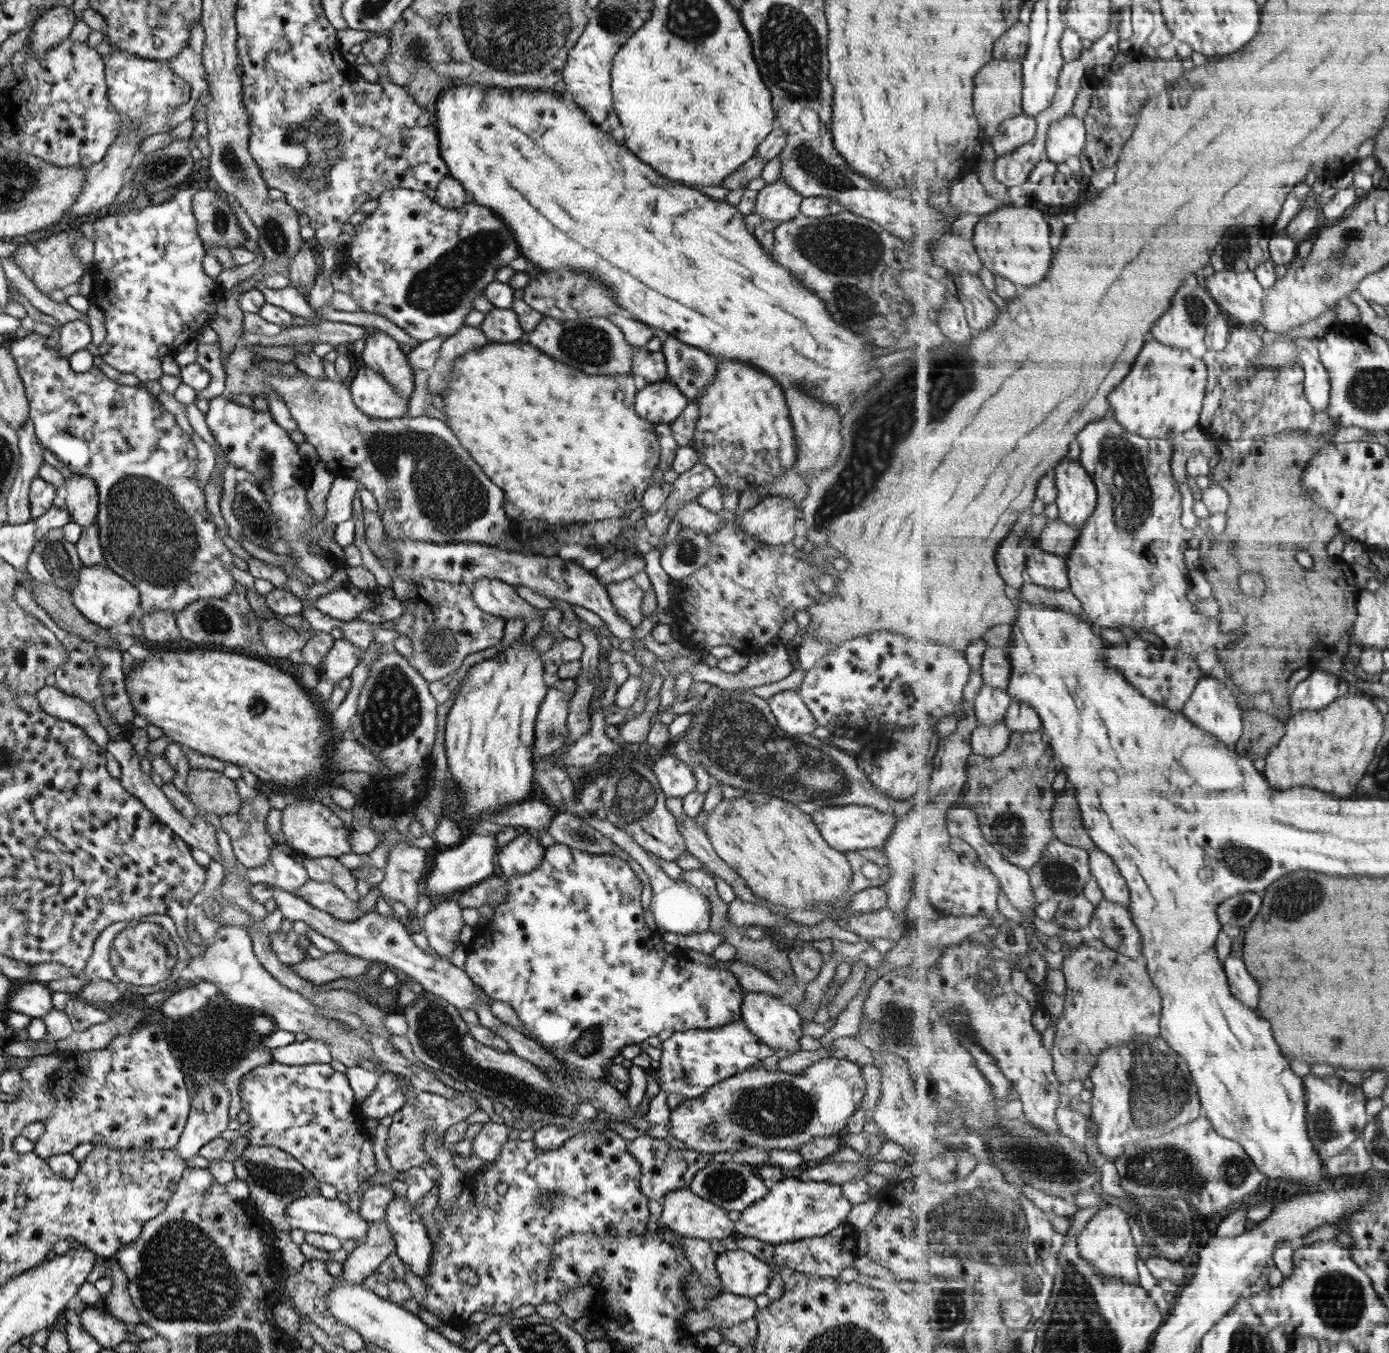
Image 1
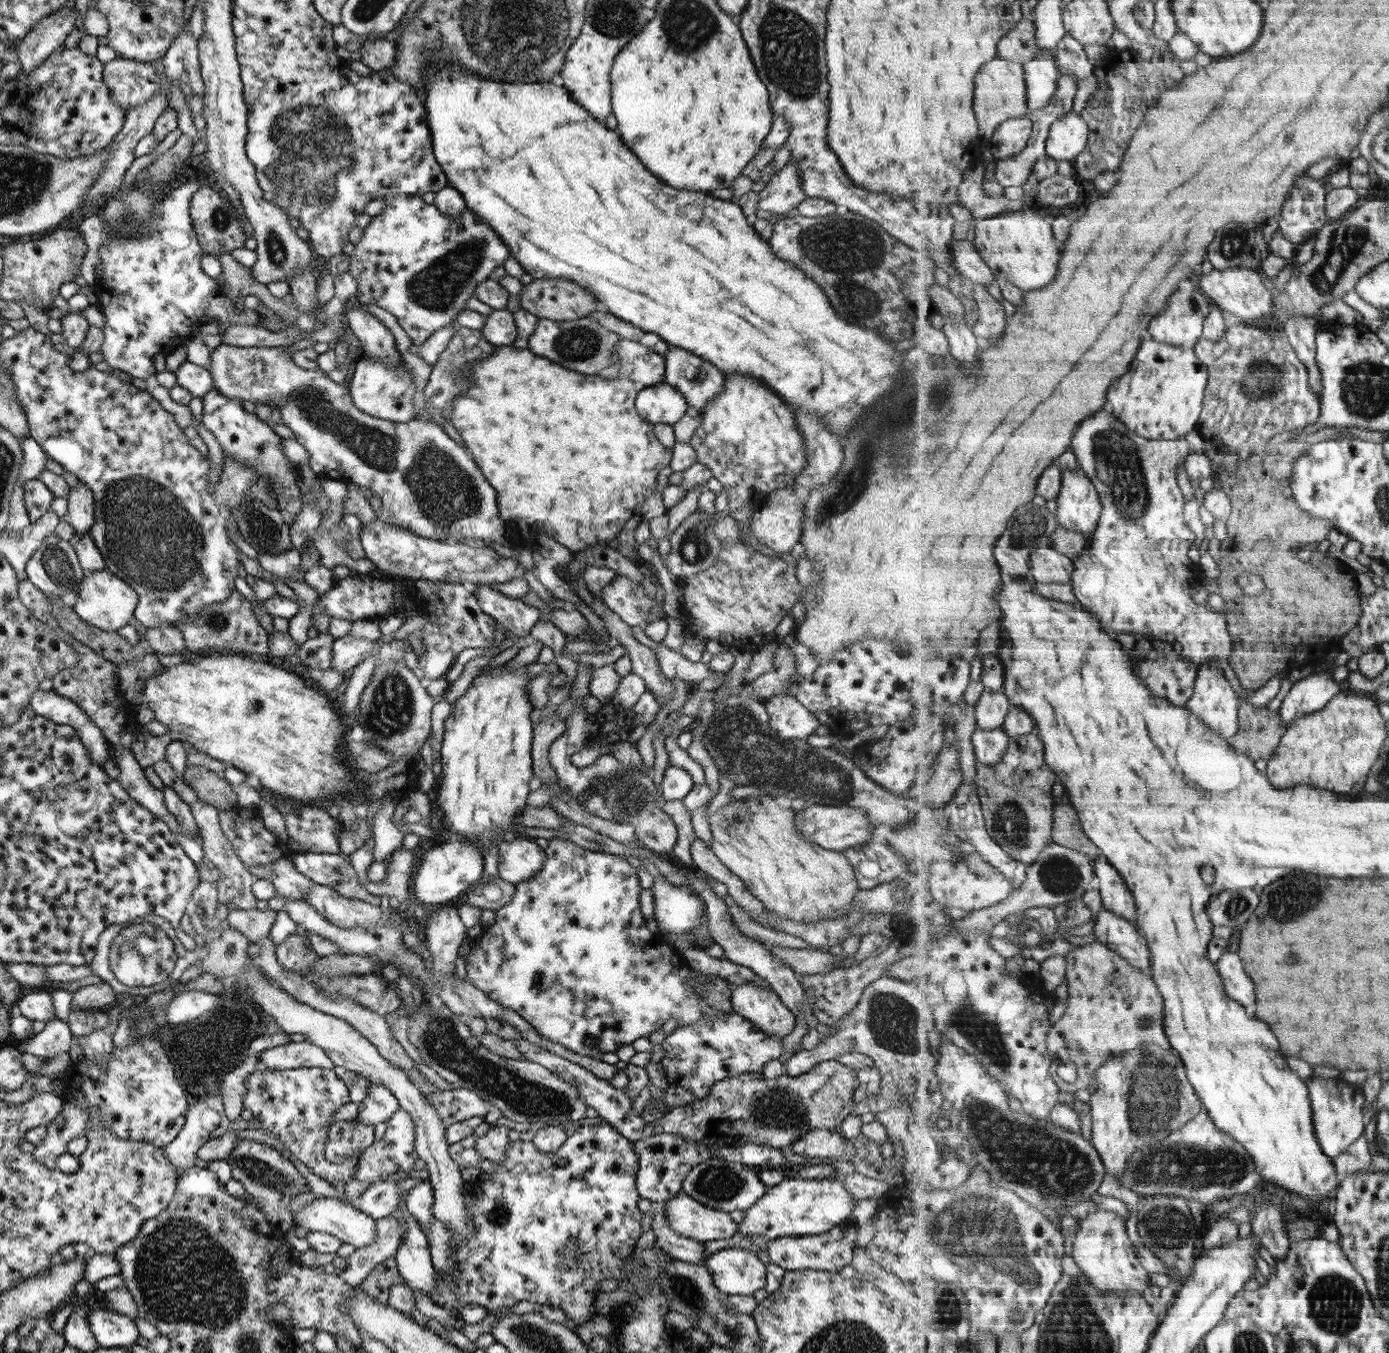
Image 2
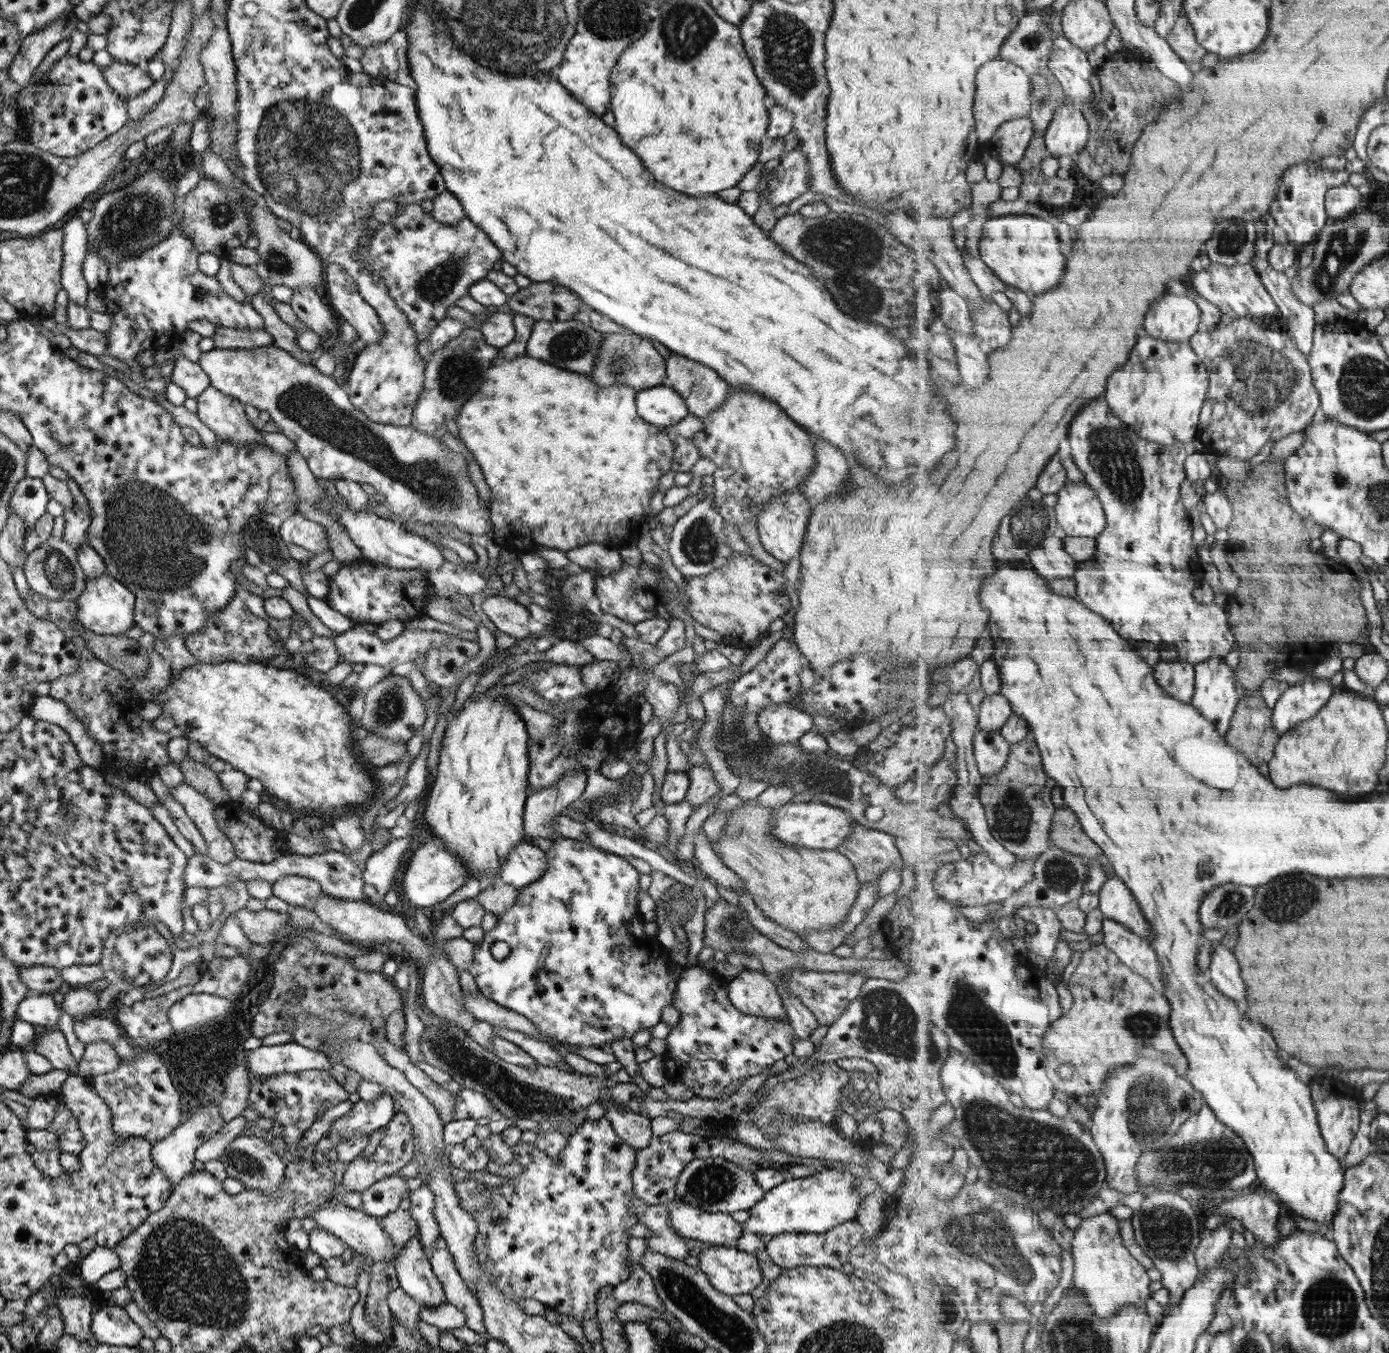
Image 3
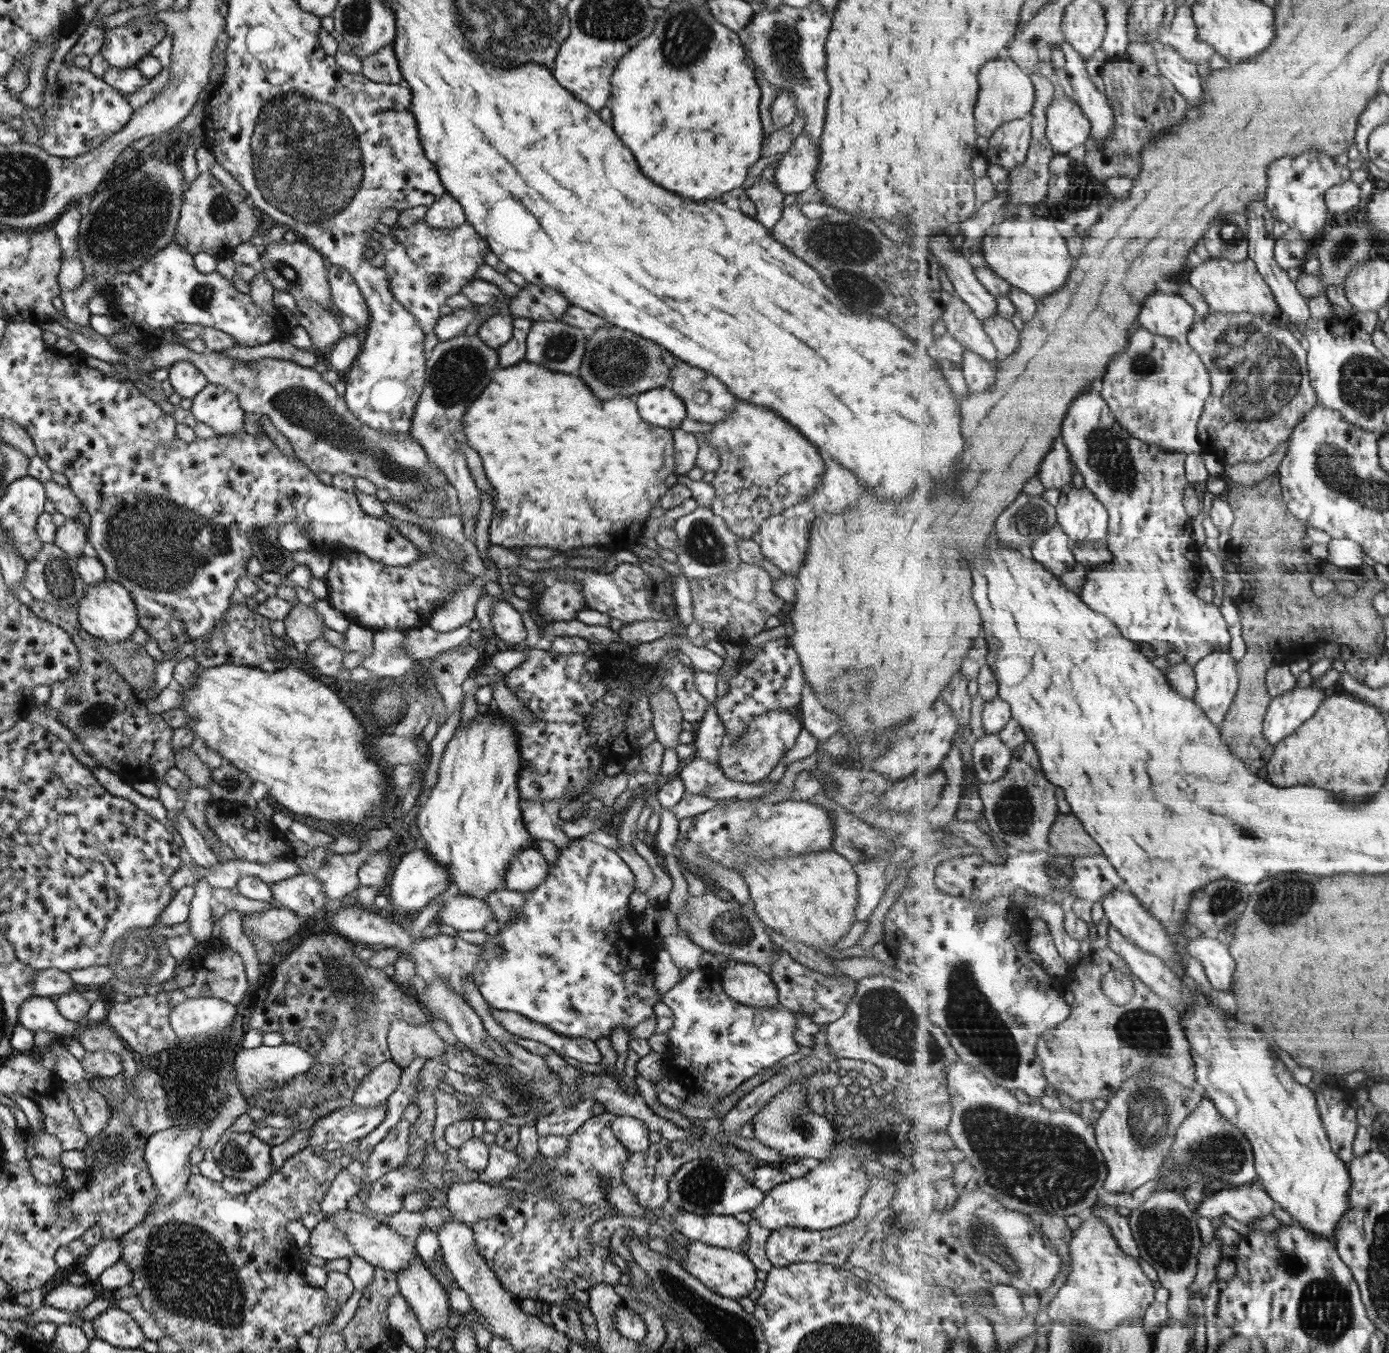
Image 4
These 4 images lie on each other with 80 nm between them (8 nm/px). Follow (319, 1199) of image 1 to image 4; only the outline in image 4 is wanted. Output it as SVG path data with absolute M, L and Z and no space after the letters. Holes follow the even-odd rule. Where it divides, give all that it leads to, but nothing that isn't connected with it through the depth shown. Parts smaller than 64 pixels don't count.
M341 1209L341 1211L333 1213L333 1215L323 1215L318 1218L319 1220L327 1219L327 1222L331 1222L333 1228L339 1230L347 1238L347 1242L353 1246L355 1254L374 1268L382 1268L397 1275L402 1268L406 1268L410 1264L414 1257L412 1240L395 1234L391 1228L379 1224L369 1214L363 1215Z

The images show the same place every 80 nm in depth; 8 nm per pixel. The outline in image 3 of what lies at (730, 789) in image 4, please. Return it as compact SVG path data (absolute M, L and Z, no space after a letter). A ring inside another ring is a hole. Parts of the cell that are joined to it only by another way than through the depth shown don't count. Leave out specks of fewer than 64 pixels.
M693 766L686 770L688 787L683 799L692 805L699 806L720 794L721 787L714 779L714 774L701 766Z

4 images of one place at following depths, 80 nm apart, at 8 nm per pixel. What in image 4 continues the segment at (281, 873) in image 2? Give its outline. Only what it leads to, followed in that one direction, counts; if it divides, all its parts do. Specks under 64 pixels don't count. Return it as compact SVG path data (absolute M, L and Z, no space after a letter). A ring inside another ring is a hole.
M298 875L274 882L270 885L270 891L281 906L292 910L305 921L330 903L324 896L320 880L312 875Z

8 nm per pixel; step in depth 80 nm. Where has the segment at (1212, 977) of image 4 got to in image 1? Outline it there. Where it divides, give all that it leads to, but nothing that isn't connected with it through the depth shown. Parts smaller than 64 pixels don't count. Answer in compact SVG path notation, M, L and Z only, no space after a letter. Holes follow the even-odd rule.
M1229 955L1224 964L1232 993L1237 998L1241 998L1241 1002L1245 1002L1247 1006L1257 1008L1261 1002L1261 998L1259 998L1261 988L1259 988L1259 982L1249 974L1245 962L1237 956Z

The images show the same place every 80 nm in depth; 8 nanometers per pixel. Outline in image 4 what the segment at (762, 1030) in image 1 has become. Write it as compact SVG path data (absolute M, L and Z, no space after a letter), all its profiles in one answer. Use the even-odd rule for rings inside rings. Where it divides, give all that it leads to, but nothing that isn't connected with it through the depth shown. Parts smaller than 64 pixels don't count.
M738 962L734 966L723 968L719 981L723 992L735 1002L760 1009L784 1008L776 999L776 988L768 974L752 964Z

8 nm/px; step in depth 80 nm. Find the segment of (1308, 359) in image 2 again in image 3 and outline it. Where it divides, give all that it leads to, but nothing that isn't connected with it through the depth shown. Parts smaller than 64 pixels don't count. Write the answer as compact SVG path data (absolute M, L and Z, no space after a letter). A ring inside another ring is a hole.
M1269 213L1261 218L1261 220L1255 221L1254 224L1257 226L1257 242L1255 242L1255 249L1257 249L1257 251L1253 262L1256 272L1261 276L1261 280L1265 284L1265 287L1268 287L1268 291L1272 294L1272 297L1278 304L1278 307L1280 308L1279 311L1284 320L1285 330L1287 330L1289 336L1297 342L1297 348L1309 358L1311 352L1313 352L1316 329L1316 314L1314 308L1296 297L1292 286L1292 280L1289 279L1289 276L1285 276L1283 272L1275 270L1275 268L1271 266L1271 262L1269 262L1270 251L1275 247L1273 228L1275 228L1276 219Z

